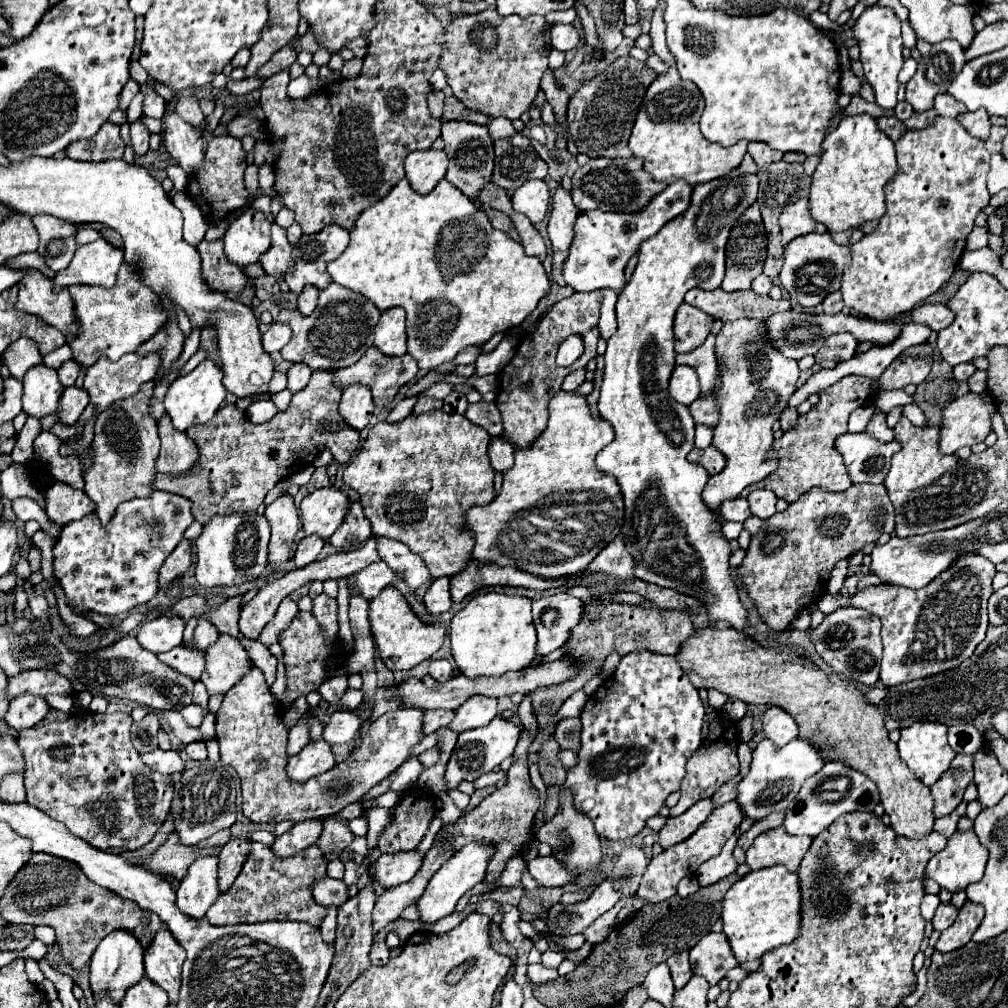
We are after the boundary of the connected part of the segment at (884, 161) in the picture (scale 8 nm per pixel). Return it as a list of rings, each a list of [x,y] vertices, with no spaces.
[[[869,114],[845,116],[823,140],[823,156],[809,192],[813,220],[825,224],[829,232],[855,230],[863,222],[879,220],[885,214],[885,184],[893,180],[895,172],[895,144],[877,128],[875,118]]]

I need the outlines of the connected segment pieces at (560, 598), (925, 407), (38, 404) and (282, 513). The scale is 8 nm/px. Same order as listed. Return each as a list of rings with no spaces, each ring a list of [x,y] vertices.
[[[551,592],[533,600],[533,624],[537,628],[537,654],[545,656],[561,648],[571,630],[581,622],[583,602],[567,592]]]
[[[943,360],[933,362],[931,374],[915,392],[915,404],[925,412],[929,426],[941,426],[941,408],[955,400],[957,386],[957,380],[953,380],[953,368]]]
[[[39,364],[25,374],[23,386],[25,386],[23,410],[29,416],[43,418],[57,410],[59,398],[63,394],[63,386],[57,378],[57,370]]]
[[[281,496],[265,508],[265,518],[271,526],[269,556],[267,562],[273,572],[285,572],[291,558],[293,538],[299,526],[299,512],[293,504],[293,496]]]

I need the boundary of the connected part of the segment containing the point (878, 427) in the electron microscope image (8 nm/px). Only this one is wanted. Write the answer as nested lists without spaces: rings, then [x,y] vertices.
[[[875,408],[875,414],[873,414],[873,418],[869,420],[869,424],[867,424],[867,432],[869,432],[873,438],[881,440],[881,442],[891,442],[891,440],[895,438],[895,434],[893,434],[893,428],[887,426],[885,416],[887,416],[885,412],[881,412],[879,408]]]

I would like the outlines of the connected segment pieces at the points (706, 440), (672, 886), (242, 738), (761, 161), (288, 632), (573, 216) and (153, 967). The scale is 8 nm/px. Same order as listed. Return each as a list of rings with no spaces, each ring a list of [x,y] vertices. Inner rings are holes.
[[[695,426],[695,446],[697,448],[707,448],[713,440],[713,430],[707,426]]]
[[[733,800],[733,802],[727,802],[725,806],[719,806],[713,810],[713,814],[697,828],[697,832],[687,838],[685,842],[677,844],[677,846],[671,846],[669,850],[663,850],[659,856],[653,856],[643,880],[641,880],[641,886],[637,890],[637,896],[649,904],[659,904],[663,900],[669,900],[671,896],[677,894],[677,884],[681,878],[685,876],[695,876],[697,874],[697,868],[717,856],[721,852],[721,848],[725,846],[725,842],[733,836],[733,832],[739,828],[739,824],[745,820],[745,814],[741,812],[741,806]]]
[[[255,666],[225,694],[216,714],[221,760],[233,766],[241,778],[243,814],[251,822],[279,824],[283,820],[303,822],[315,816],[333,816],[345,806],[359,802],[377,782],[395,772],[409,758],[411,748],[421,742],[423,712],[387,712],[381,716],[381,730],[365,732],[365,738],[345,762],[297,784],[285,776],[289,728],[283,724],[283,714],[285,708],[273,698],[263,672]]]
[[[749,142],[749,154],[753,156],[753,160],[755,160],[757,166],[765,166],[765,164],[771,164],[771,162],[779,162],[783,158],[781,152],[771,150],[763,142]]]
[[[297,612],[289,628],[285,628],[279,634],[279,644],[283,648],[283,662],[285,662],[285,676],[287,676],[287,694],[283,698],[283,706],[291,706],[299,696],[307,696],[313,690],[319,690],[319,686],[327,680],[329,670],[343,668],[347,650],[343,652],[339,638],[335,638],[331,644],[325,642],[323,628],[315,620],[313,612]]]
[[[559,186],[553,196],[553,210],[549,218],[549,238],[553,244],[553,266],[551,277],[559,286],[565,286],[562,270],[565,256],[569,252],[569,240],[573,240],[573,220],[577,220],[577,208],[571,200],[571,194]]]
[[[169,930],[157,932],[151,946],[145,950],[145,976],[169,994],[171,1004],[179,1000],[183,960],[185,950]]]

